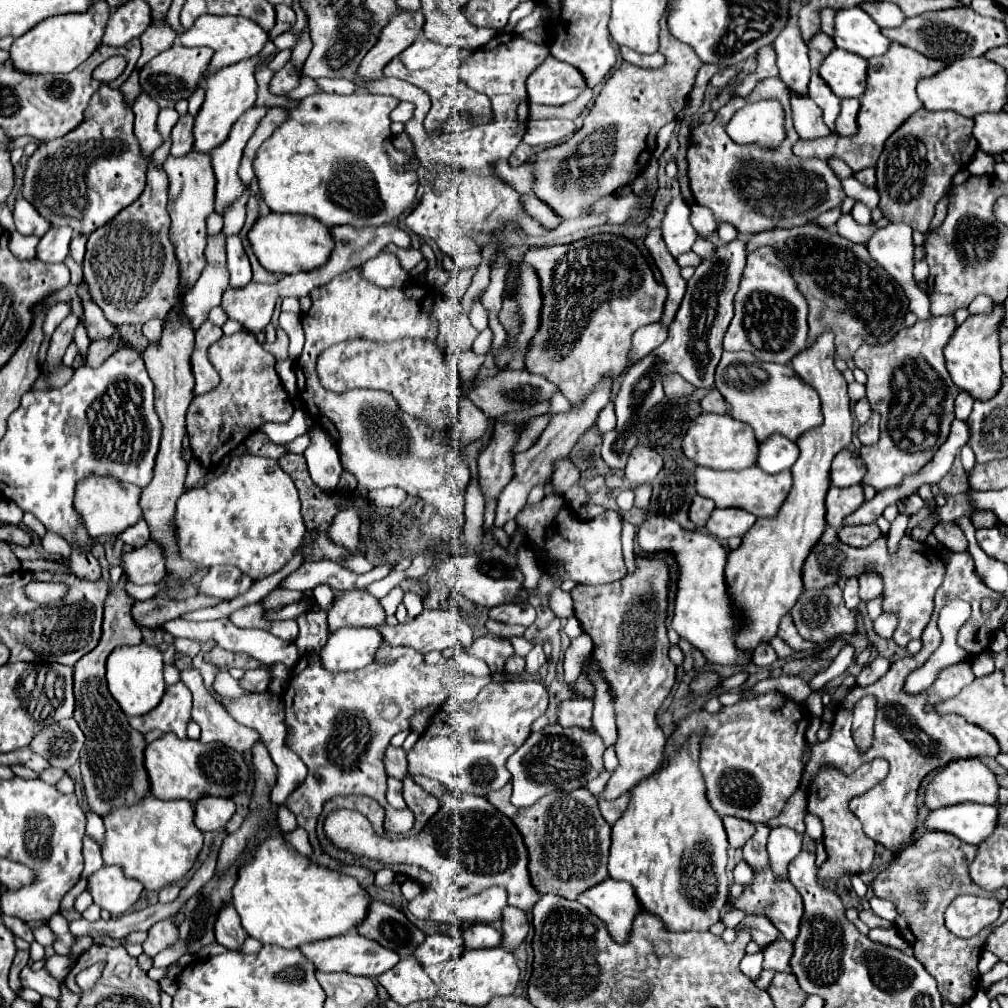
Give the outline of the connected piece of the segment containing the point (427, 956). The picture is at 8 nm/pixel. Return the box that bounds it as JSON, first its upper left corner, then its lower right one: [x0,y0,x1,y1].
[415,935,463,965]

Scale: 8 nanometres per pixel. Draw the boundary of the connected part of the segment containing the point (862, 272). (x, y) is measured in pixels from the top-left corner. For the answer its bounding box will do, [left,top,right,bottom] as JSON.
[747,225,909,361]

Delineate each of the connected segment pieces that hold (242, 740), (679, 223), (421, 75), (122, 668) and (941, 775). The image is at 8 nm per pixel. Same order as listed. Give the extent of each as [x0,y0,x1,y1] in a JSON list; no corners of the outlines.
[[181,667,259,751],[661,197,697,257],[385,47,491,131],[107,643,165,717],[925,759,999,809]]

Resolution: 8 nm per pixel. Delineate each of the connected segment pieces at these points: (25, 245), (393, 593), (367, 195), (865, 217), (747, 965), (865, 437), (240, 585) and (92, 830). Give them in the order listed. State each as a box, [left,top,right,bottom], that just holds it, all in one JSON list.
[[9,233,39,259],[381,587,403,615],[255,93,417,227],[851,203,871,225],[741,953,763,981],[857,411,879,445],[199,565,255,599],[87,811,105,847]]

